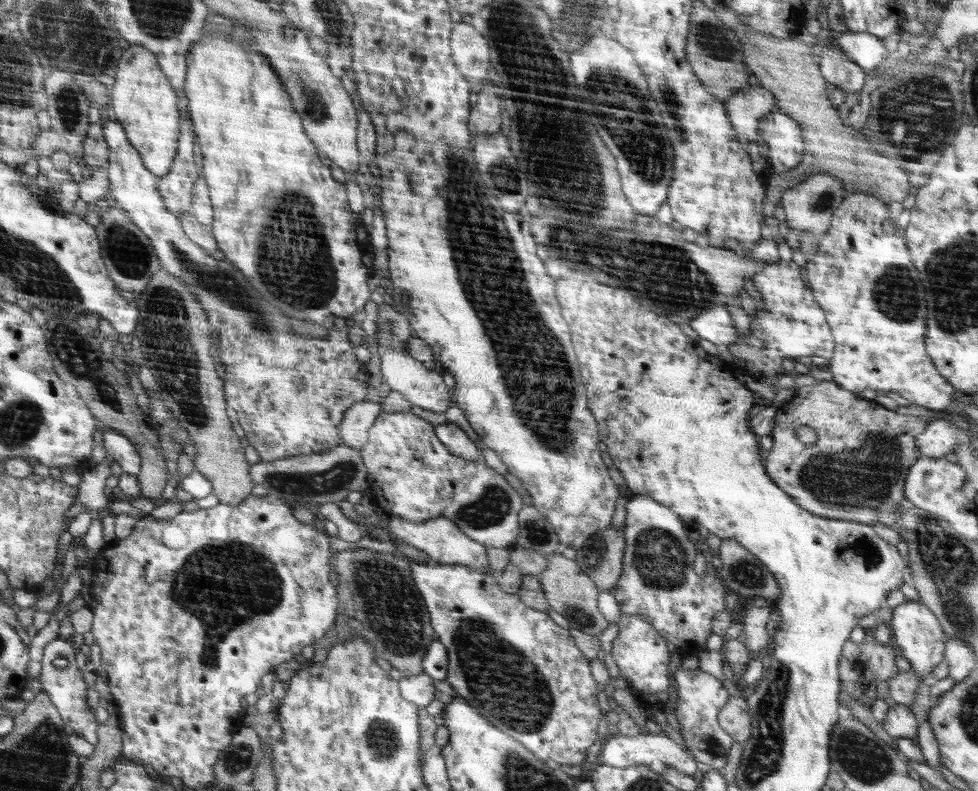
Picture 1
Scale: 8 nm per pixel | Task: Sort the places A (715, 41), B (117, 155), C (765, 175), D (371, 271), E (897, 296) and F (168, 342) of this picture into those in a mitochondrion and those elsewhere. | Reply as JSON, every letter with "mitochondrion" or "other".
{"A":"mitochondrion","B":"other","C":"other","D":"other","E":"mitochondrion","F":"mitochondrion"}

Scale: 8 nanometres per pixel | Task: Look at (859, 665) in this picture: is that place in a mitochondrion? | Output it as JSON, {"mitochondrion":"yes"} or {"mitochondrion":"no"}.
{"mitochondrion":"no"}

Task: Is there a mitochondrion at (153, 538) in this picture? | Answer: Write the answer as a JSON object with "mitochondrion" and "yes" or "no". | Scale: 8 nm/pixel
{"mitochondrion":"no"}

